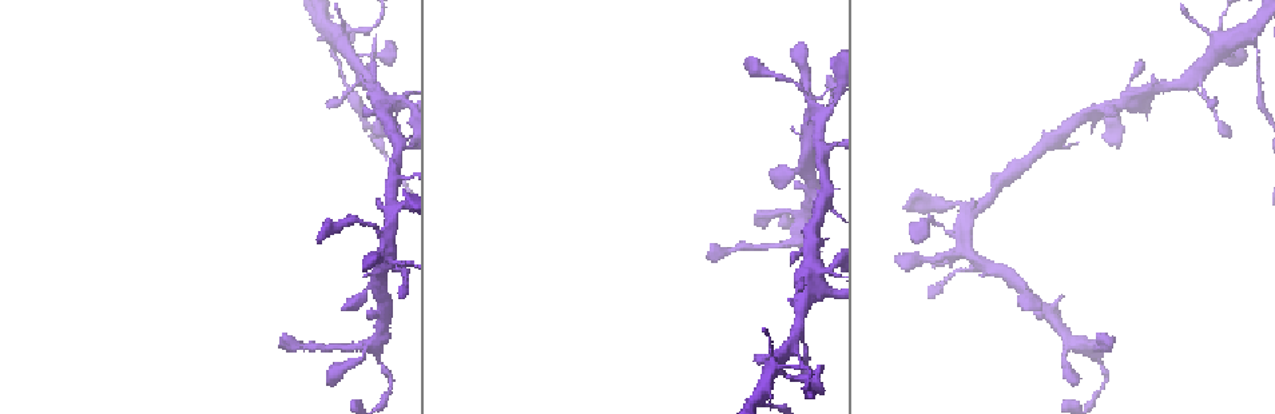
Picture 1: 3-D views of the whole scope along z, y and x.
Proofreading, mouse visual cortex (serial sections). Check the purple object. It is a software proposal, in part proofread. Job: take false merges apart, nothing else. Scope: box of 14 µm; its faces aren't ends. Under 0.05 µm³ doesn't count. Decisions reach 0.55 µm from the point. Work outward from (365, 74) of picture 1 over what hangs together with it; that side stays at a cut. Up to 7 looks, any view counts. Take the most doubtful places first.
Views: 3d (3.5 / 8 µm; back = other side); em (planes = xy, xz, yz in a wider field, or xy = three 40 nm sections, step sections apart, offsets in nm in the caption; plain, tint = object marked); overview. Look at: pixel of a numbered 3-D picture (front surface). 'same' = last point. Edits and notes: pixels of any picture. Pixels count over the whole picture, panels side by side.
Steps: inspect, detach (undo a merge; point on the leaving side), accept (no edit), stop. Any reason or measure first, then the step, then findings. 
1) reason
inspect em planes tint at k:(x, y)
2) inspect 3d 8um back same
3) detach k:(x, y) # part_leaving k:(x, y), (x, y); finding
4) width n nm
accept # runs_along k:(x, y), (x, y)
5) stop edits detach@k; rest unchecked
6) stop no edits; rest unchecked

three arms meet
inspect 3d 8um at 1:(756, 398)

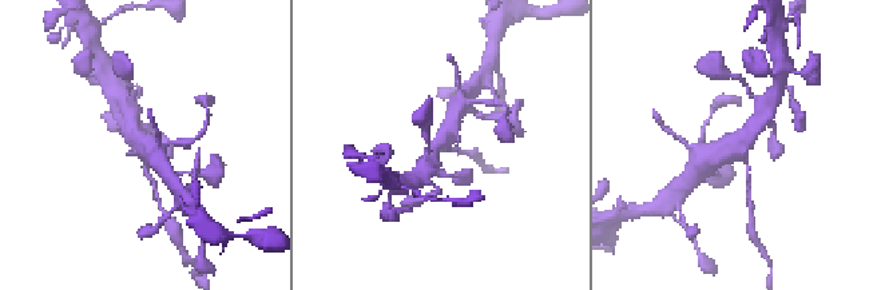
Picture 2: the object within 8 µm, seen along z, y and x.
now the EM
inspect em xy step 2 tint at 2:(737, 152)

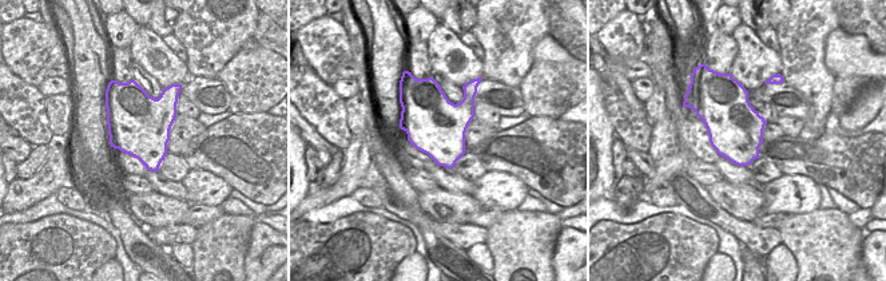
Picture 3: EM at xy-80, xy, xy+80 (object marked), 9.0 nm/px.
detach 2:(155, 195) # part_leaving 2:(143, 167), (163, 213); two cells meet here

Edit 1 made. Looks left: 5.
thin neck
inspect 3d 8um at 1:(384, 100)

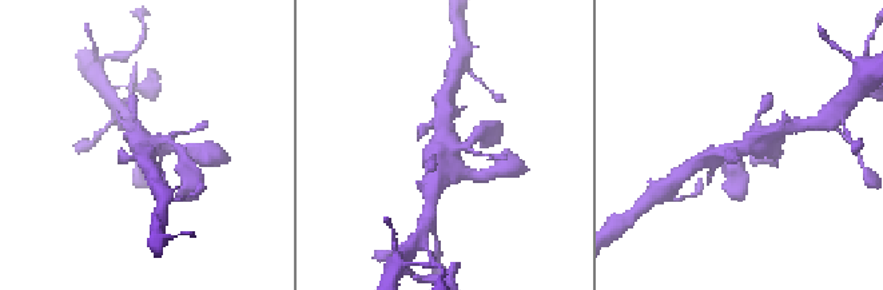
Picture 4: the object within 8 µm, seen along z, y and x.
zoom in
inspect 3d 3.5um at 4:(440, 152)

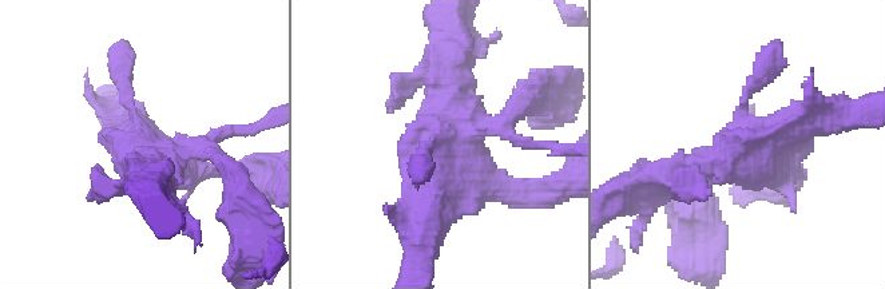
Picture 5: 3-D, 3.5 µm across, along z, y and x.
need the tissue
inspect em xy step 5 tint at 5:(446, 133)

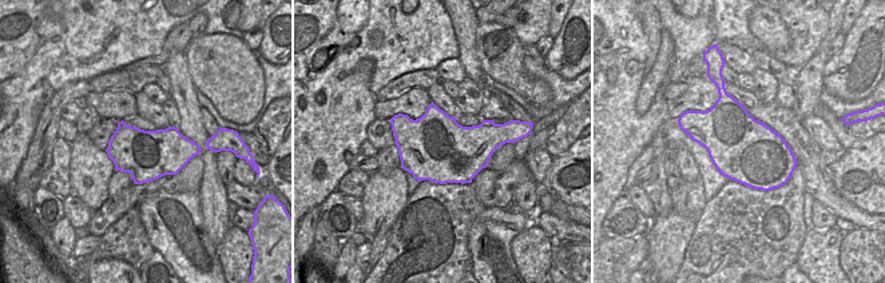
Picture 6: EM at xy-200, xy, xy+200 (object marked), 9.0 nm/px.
width 600 nm
accept # runs_along 5:(830, 117), (673, 178); all the same cell

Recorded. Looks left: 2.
stop edits detach@2; rest unchecked

